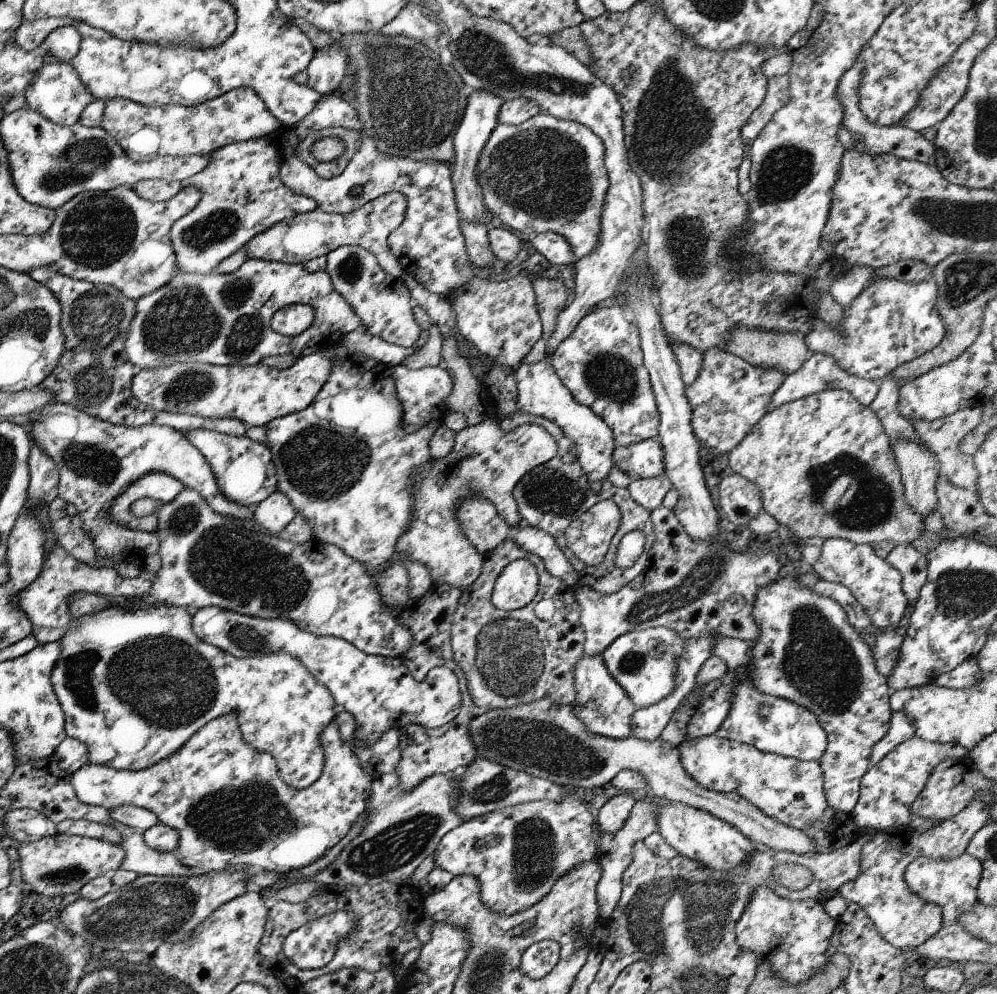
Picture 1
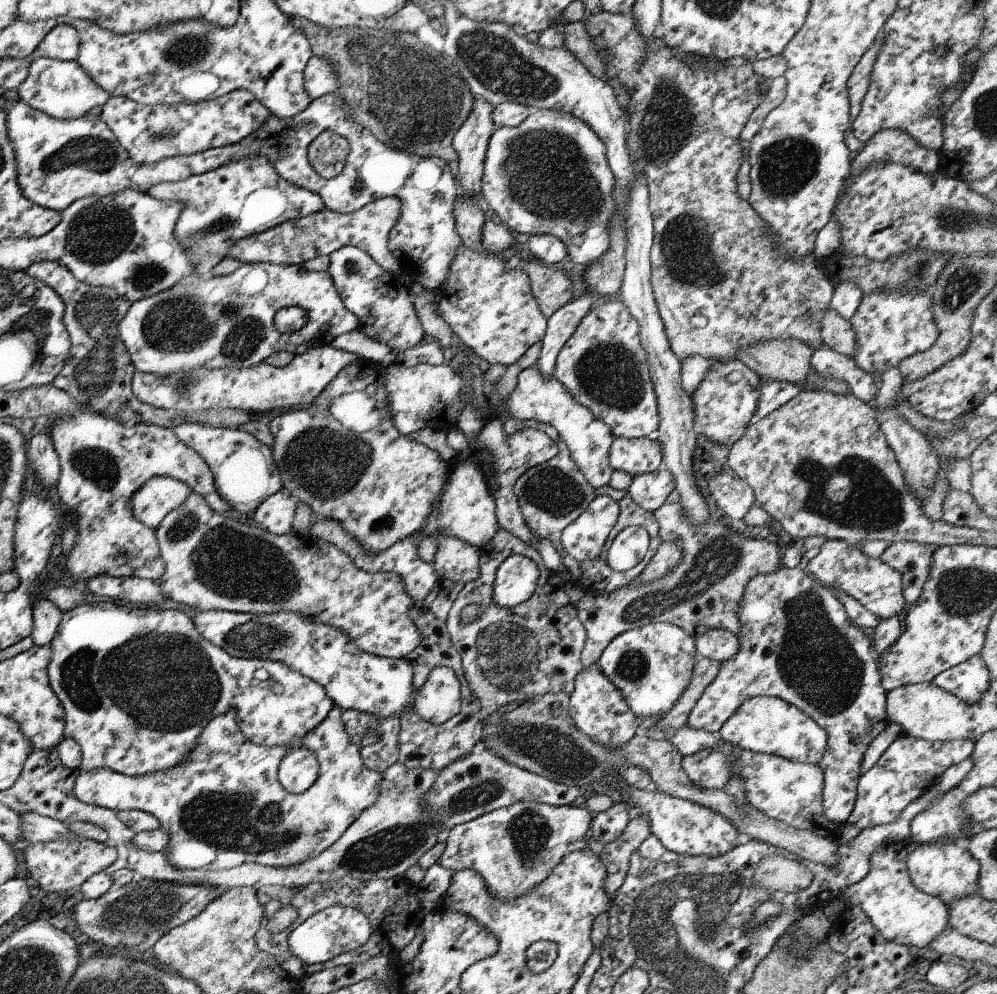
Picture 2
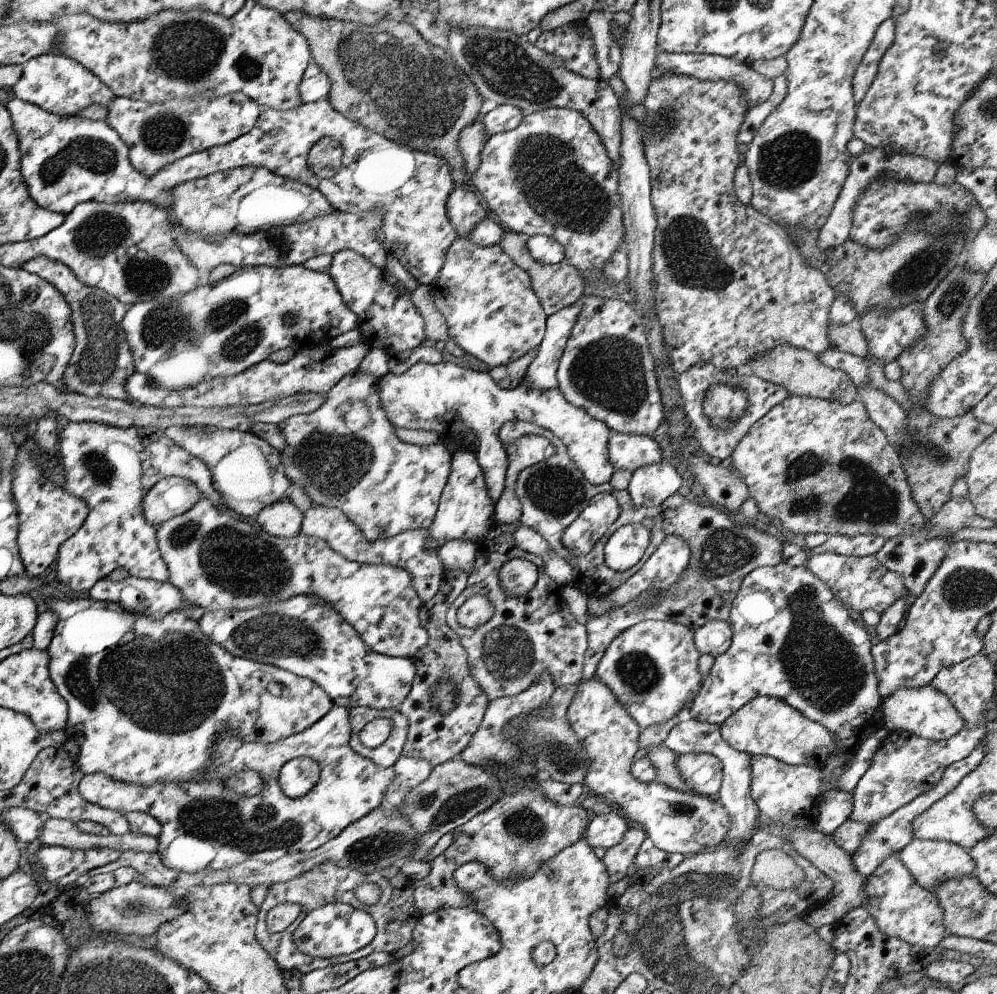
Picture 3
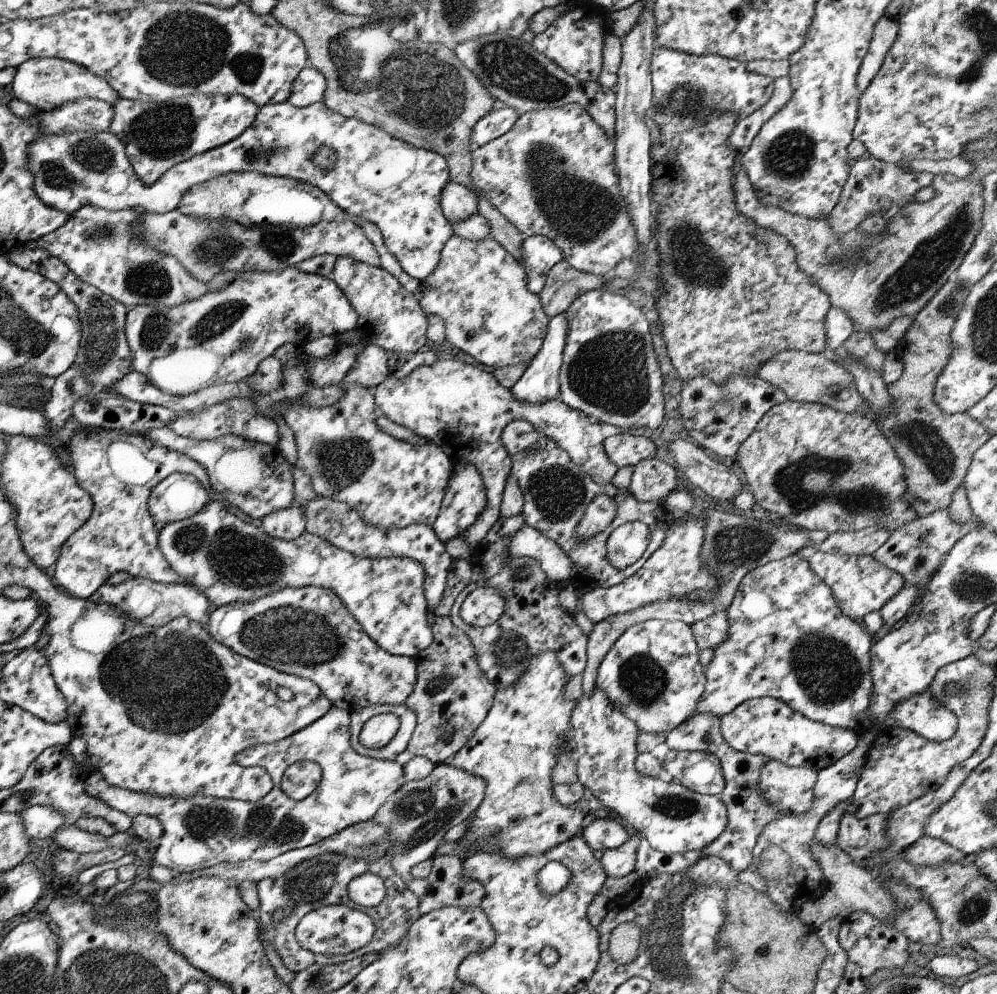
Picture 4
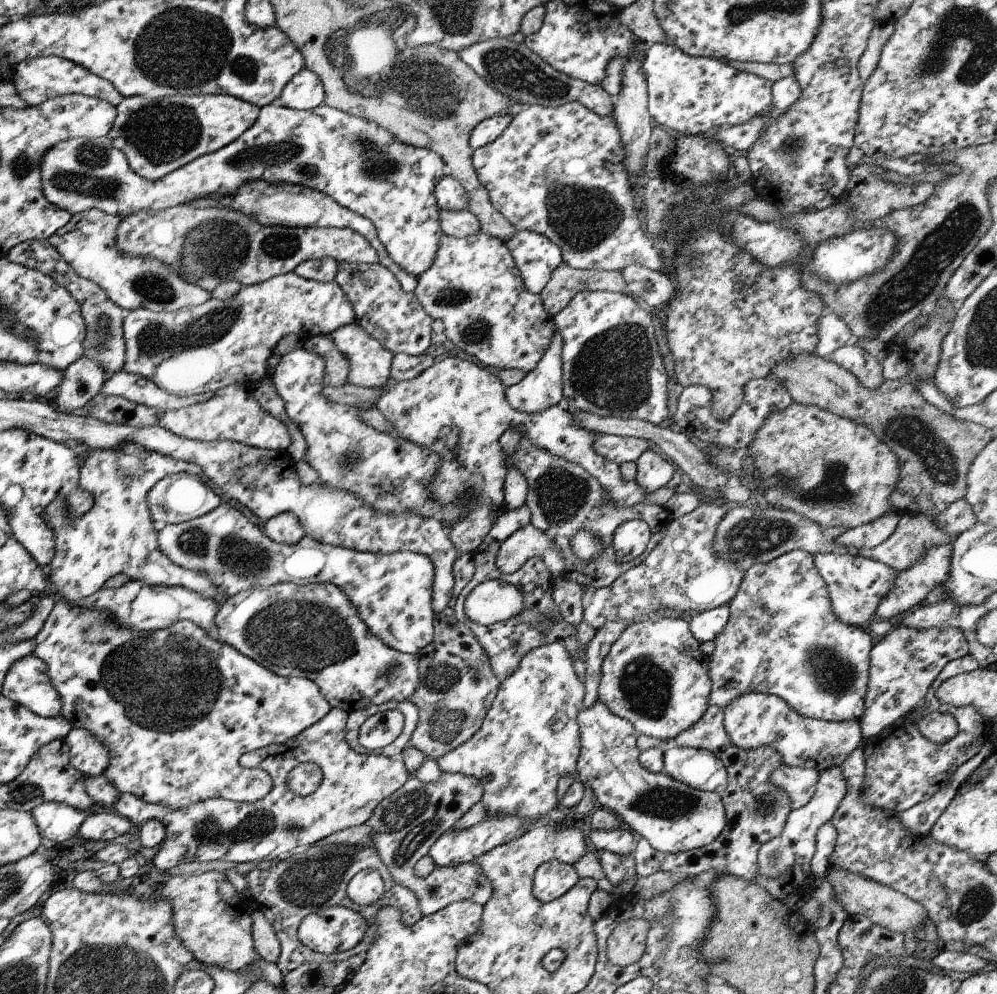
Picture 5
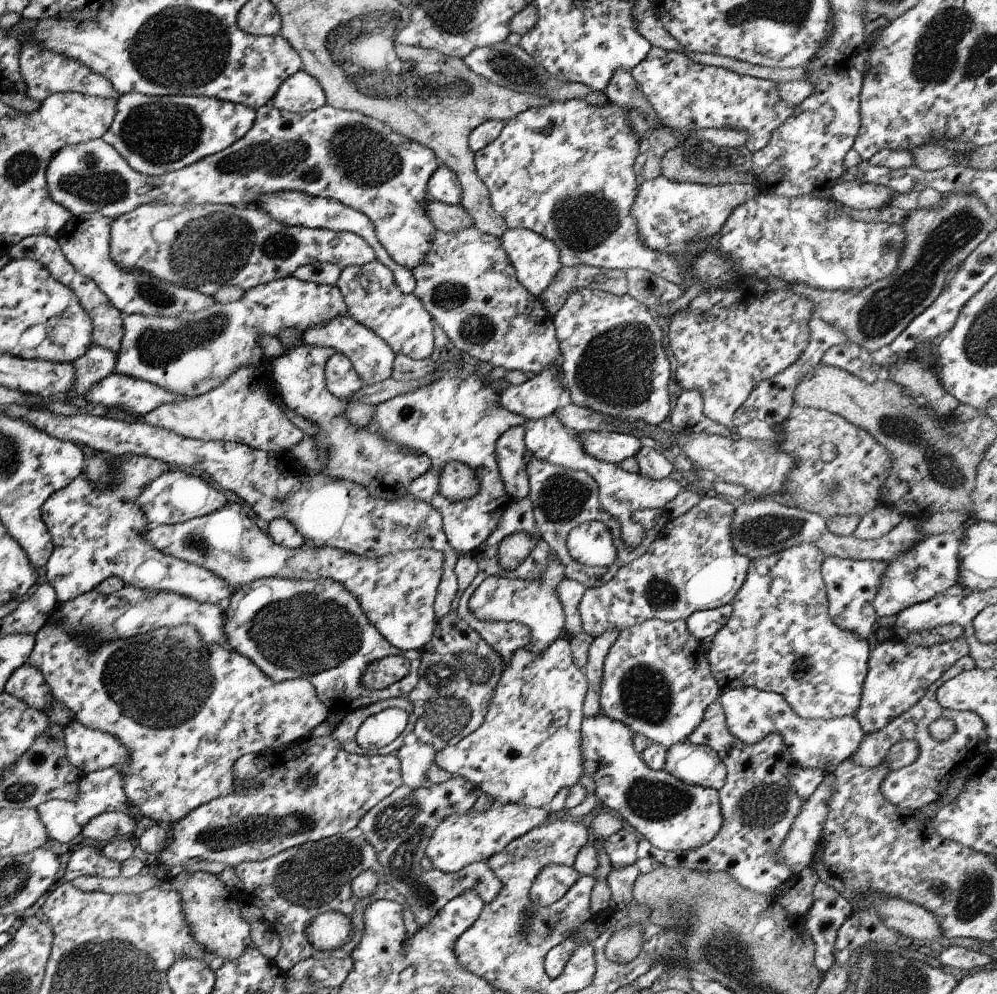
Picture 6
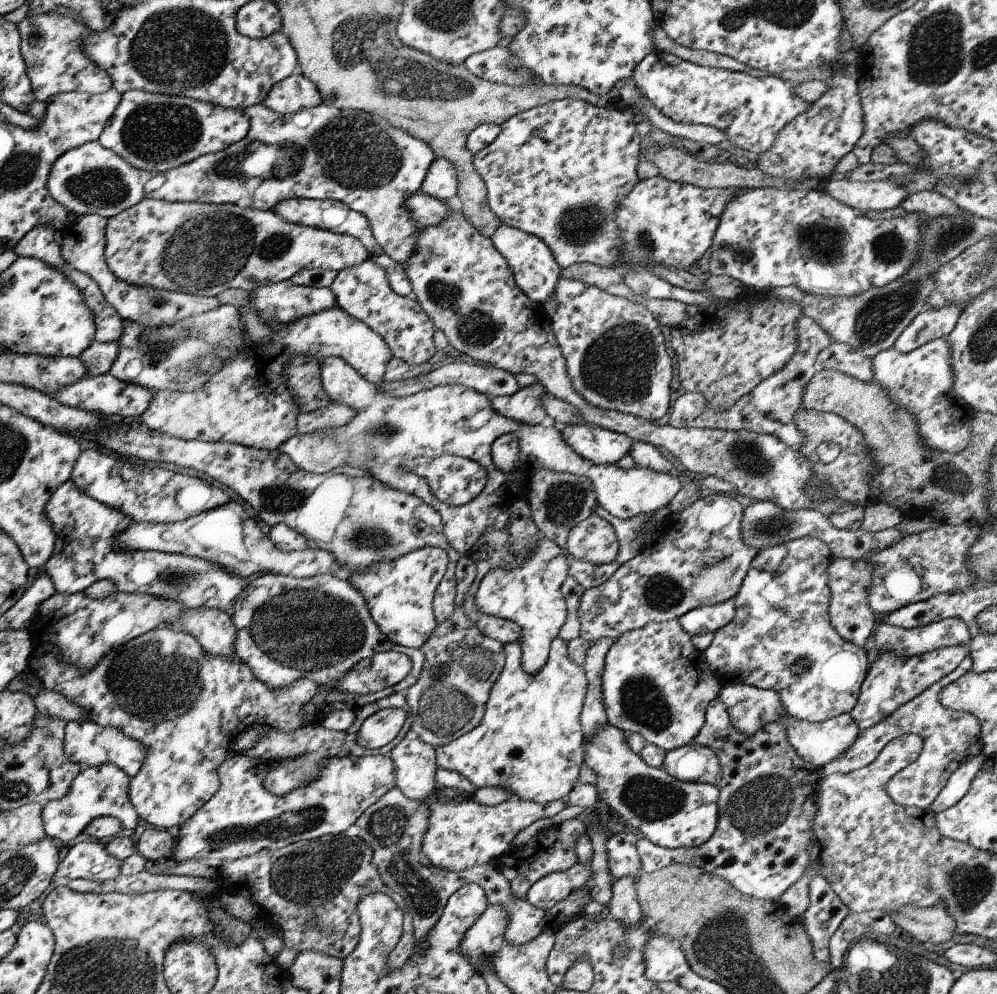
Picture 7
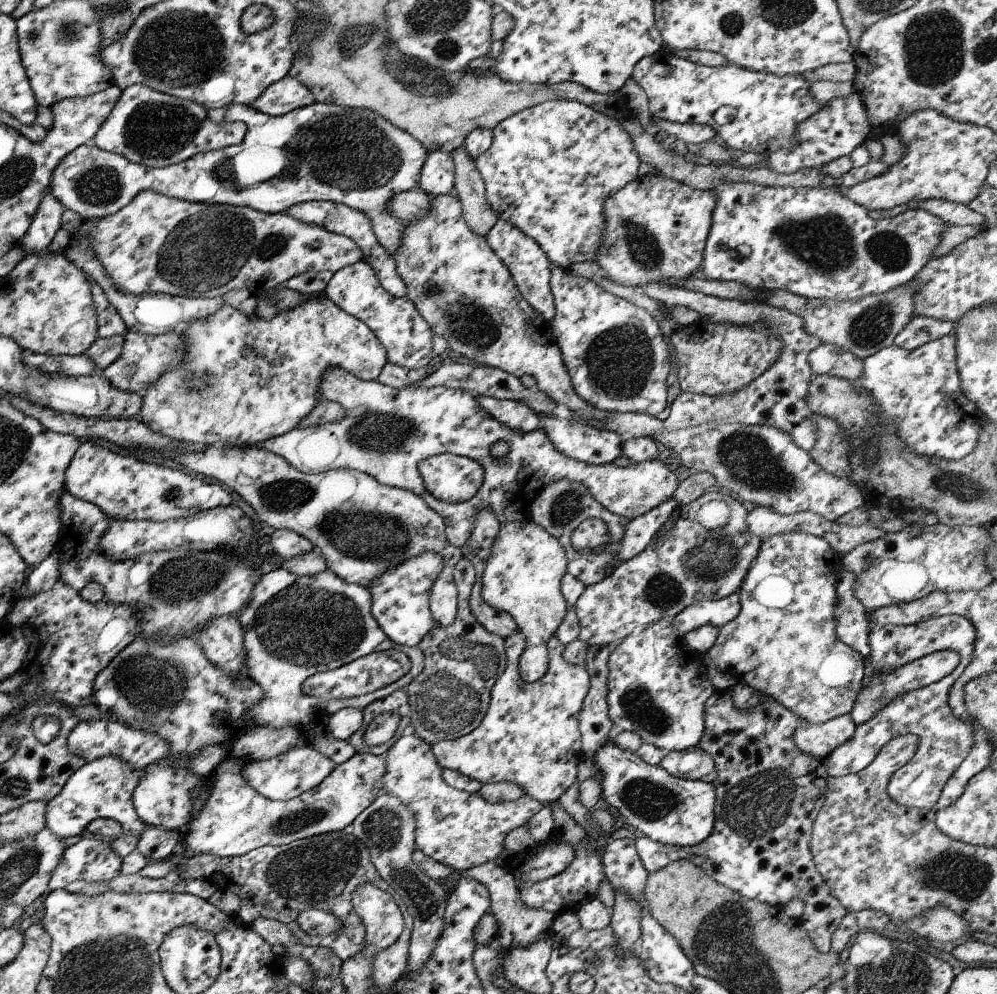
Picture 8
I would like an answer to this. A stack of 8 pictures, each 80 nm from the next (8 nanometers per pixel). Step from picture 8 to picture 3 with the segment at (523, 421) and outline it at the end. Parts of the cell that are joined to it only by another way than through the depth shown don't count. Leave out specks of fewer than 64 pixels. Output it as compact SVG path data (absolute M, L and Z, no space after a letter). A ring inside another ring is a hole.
M578 301L546 318L543 339L519 384L533 390L557 388L555 372L581 306Z

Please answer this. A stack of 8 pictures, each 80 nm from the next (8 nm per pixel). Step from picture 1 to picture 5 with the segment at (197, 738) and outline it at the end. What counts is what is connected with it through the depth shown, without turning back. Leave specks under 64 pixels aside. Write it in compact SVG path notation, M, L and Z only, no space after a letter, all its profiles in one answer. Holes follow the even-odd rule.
M330 707L325 716L284 743L271 743L243 753L238 758L242 767L257 766L272 780L271 790L255 802L207 799L173 808L119 793L112 807L131 824L157 819L164 826L165 836L151 860L159 870L177 867L187 871L193 864L211 860L228 860L237 866L279 860L297 847L313 845L330 834L365 823L381 800L403 786L409 777L399 756L362 755L351 750L344 737L347 715ZM306 761L317 764L322 779L311 794L300 797L287 788L286 776L293 766Z

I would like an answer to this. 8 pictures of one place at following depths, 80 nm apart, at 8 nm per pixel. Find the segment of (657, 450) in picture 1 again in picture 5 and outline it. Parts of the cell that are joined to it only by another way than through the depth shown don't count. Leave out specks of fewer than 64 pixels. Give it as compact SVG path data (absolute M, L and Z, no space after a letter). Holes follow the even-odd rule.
M599 434L592 445L599 456L618 465L635 462L641 454L649 451L648 440L619 435Z

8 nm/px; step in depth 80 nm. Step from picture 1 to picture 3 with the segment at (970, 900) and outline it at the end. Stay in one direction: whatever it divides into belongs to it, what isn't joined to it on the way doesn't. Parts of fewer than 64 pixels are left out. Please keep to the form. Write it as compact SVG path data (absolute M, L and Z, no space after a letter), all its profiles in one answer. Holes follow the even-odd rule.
M913 839L905 848L898 852L901 864L910 873L914 882L923 889L932 891L935 886L943 884L949 878L961 878L961 876L970 876L973 873L973 860L968 852L947 841Z

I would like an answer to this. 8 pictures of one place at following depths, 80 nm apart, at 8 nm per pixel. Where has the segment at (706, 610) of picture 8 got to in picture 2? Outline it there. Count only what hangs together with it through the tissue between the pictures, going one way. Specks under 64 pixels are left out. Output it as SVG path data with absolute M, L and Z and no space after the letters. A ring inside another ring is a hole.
M723 629L705 631L694 641L697 656L716 661L728 661L738 651L738 638Z

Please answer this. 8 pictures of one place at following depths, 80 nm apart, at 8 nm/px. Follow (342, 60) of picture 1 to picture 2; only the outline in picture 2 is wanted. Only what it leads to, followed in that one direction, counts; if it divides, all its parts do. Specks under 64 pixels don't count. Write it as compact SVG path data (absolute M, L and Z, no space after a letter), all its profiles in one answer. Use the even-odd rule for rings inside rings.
M311 55L302 72L302 85L309 100L338 90L339 82L334 68L325 57Z

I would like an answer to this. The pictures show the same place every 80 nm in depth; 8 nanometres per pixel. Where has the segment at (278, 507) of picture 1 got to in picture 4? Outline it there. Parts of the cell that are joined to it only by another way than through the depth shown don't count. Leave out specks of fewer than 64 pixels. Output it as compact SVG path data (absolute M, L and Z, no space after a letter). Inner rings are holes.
M297 505L275 510L261 518L260 530L270 538L293 541L304 532L303 512Z

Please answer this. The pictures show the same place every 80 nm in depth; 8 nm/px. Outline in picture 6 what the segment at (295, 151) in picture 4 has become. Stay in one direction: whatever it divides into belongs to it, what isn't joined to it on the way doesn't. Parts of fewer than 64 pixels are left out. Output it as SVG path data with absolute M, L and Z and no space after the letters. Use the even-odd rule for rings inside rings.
M269 103L264 106L259 106L258 108L255 108L255 118L251 128L239 140L233 142L231 146L228 146L215 154L200 158L199 161L194 162L193 164L188 164L179 170L171 171L170 173L165 173L158 177L147 176L147 174L139 174L138 172L135 172L135 170L132 170L127 165L127 162L125 162L125 160L123 160L123 158L121 158L121 156L119 156L119 154L117 154L109 144L105 144L101 139L92 139L78 144L69 144L69 146L63 146L63 148L59 150L57 154L53 154L53 158L49 160L47 170L45 170L45 181L49 198L51 198L51 200L56 204L61 204L61 207L65 208L74 217L81 214L100 212L102 216L111 220L117 218L117 216L121 216L121 214L131 212L131 210L134 210L137 206L143 204L183 205L191 203L195 205L203 205L209 203L215 205L235 204L235 207L239 207L239 204L245 204L245 202L249 200L249 198L247 198L247 188L245 188L245 182L243 182L243 178L245 178L245 174L247 174L247 168L245 168L245 166L247 166L249 162L277 162L277 164L279 164L279 166L273 168L273 172L275 172L277 176L265 180L265 192L283 192L283 190L287 190L287 192L295 191L309 194L309 196L313 196L313 198L330 198L341 202L341 204L348 206L357 212L361 212L361 214L364 214L369 219L369 222L373 224L373 232L375 233L377 242L381 244L381 248L385 250L389 255L389 258L391 258L395 264L407 268L407 270L411 270L411 268L415 268L417 264L421 264L421 258L425 258L425 254L427 254L427 250L429 250L429 240L433 238L433 232L436 230L436 228L433 228L431 220L427 218L425 210L423 210L423 204L425 204L425 200L428 199L426 196L427 180L431 178L431 174L433 174L435 168L439 166L439 162L435 158L434 152L425 146L421 146L421 144L417 144L417 142L413 142L413 140L409 140L409 138L405 138L405 136L401 136L401 134L397 132L393 132L389 126L375 120L374 118L367 117L357 111L335 109L328 105L321 106L320 108L309 111L308 113L290 113L287 111L280 111L273 108Z

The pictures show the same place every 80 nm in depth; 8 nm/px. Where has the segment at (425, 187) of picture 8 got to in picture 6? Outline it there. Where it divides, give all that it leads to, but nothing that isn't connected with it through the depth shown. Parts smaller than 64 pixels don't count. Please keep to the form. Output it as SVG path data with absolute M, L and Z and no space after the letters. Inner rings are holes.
M440 164L427 180L427 198L447 205L457 205L461 198L461 187L455 173Z

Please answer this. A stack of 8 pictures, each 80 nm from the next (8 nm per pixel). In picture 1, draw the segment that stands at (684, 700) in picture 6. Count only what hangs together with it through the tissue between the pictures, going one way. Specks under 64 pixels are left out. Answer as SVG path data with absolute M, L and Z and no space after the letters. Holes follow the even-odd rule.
M655 627L619 635L601 652L611 678L625 691L635 709L644 709L674 689L674 672L685 640L671 629Z

